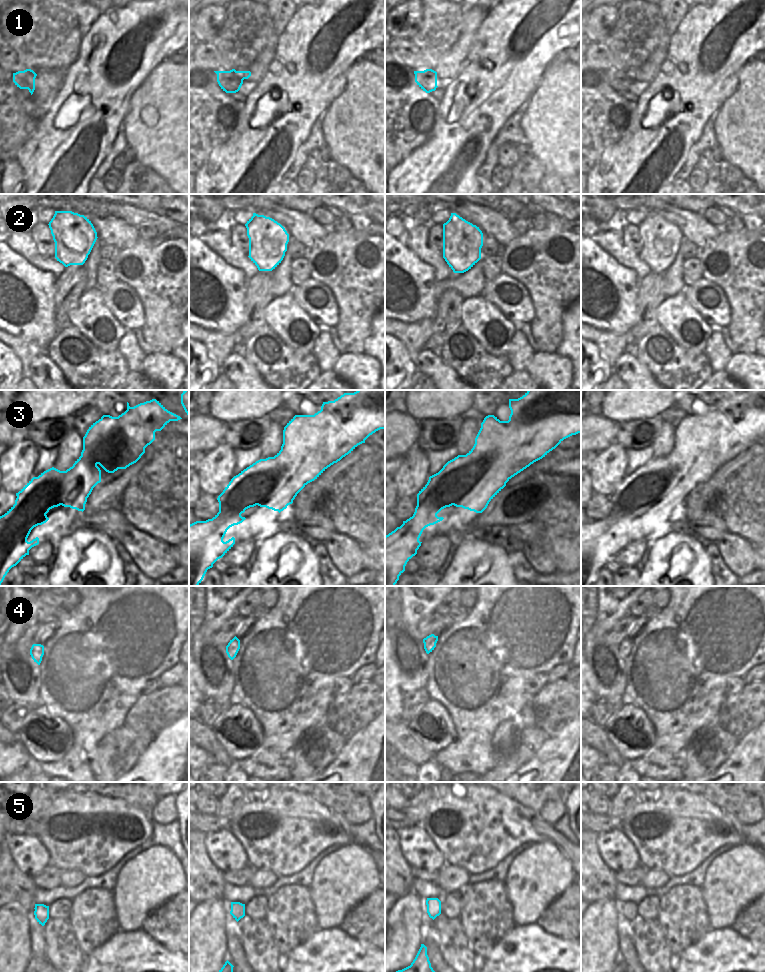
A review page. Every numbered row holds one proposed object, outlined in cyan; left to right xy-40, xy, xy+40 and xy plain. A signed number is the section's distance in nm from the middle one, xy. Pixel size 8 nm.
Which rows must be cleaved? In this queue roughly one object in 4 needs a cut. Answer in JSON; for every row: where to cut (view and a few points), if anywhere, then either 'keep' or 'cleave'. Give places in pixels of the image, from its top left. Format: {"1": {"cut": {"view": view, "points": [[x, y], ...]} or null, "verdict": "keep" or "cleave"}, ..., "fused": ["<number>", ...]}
{"1": {"cut": null, "verdict": "keep"}, "2": {"cut": {"view": "xy+40", "points": [[472, 224], [461, 248], [443, 245]]}, "verdict": "cleave"}, "3": {"cut": null, "verdict": "keep"}, "4": {"cut": null, "verdict": "keep"}, "5": {"cut": null, "verdict": "keep"}, "fused": ["2"]}

